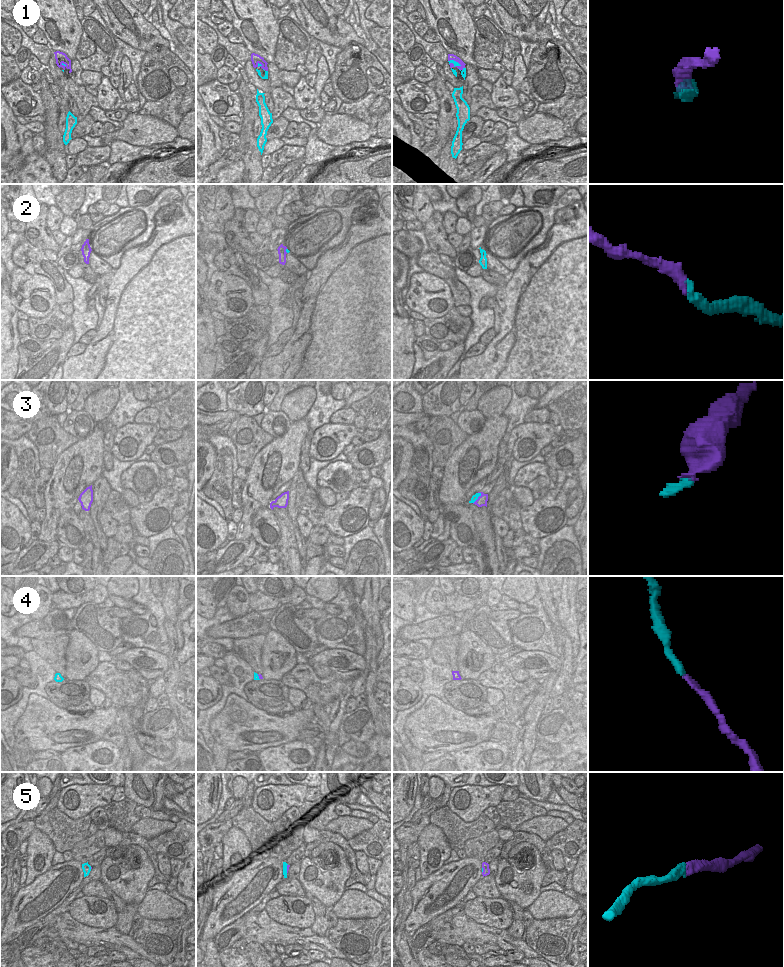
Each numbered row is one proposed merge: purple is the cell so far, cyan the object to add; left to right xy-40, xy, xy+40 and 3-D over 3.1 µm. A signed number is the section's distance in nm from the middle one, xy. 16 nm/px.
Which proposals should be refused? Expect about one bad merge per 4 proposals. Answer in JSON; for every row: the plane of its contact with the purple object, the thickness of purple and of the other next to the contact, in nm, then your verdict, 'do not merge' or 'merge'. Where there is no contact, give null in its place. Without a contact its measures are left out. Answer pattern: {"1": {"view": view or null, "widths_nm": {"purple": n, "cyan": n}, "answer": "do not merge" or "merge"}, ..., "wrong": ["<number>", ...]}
{"1": {"view": "xy+40", "widths_nm": {"purple": 100, "cyan": 70}, "answer": "merge"}, "2": {"view": "xy", "widths_nm": {"purple": 130, "cyan": 50}, "answer": "merge"}, "3": {"view": "xy+40", "widths_nm": {"purple": 160, "cyan": 90}, "answer": "merge"}, "4": {"view": "xy", "widths_nm": {"purple": 60, "cyan": 90}, "answer": "merge"}, "5": {"view": "xy", "widths_nm": {"purple": 50, "cyan": 70}, "answer": "merge"}, "wrong": []}

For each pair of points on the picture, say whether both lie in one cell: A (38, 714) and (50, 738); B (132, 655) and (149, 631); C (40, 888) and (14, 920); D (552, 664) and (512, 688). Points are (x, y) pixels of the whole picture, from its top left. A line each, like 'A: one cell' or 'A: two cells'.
A: one cell
B: two cells
C: one cell
D: two cells

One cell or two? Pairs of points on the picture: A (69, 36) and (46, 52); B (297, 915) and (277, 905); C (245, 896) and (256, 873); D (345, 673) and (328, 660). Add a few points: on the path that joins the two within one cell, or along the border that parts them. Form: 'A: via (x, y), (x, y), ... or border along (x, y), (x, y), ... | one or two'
A: border along (48, 45), (53, 51) | two
B: via (292, 912), (282, 909) | one
C: via (246, 890), (256, 879) | one
D: via (341, 669), (332, 662) | one

